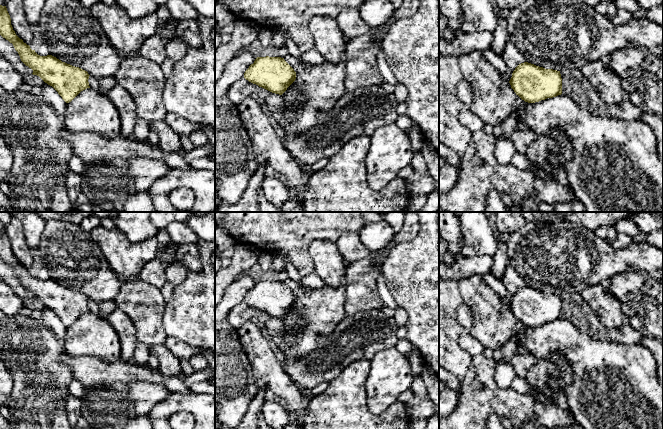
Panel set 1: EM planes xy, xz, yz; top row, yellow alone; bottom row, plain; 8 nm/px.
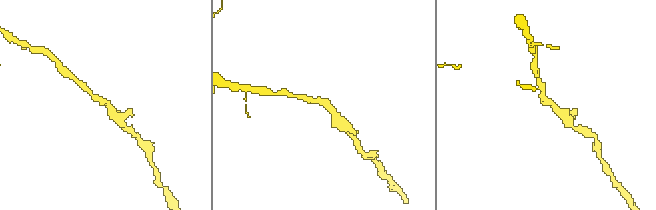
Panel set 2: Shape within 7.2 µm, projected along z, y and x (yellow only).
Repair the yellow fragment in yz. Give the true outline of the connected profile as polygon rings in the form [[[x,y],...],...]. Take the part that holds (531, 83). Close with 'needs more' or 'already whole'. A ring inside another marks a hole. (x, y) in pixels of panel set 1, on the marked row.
[[[528,62],[521,63],[515,68],[509,83],[516,95],[528,103],[562,94],[560,71],[545,69]]]; already whole

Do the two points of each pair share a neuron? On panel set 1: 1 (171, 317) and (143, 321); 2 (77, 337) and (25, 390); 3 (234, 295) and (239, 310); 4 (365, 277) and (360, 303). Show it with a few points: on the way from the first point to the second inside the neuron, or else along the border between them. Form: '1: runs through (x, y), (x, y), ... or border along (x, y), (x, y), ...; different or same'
1: border along (165, 302), (162, 325), (168, 336); different
2: border along (62, 341), (64, 352); different
3: border along (243, 300), (237, 303), (230, 311), (227, 324); different
4: runs through (361, 283), (360, 297); same

